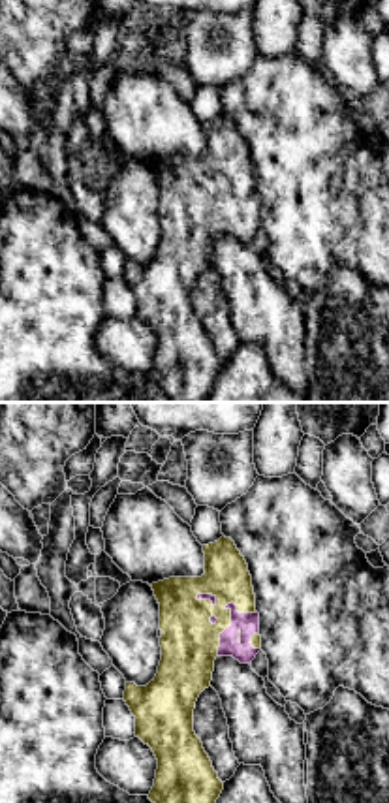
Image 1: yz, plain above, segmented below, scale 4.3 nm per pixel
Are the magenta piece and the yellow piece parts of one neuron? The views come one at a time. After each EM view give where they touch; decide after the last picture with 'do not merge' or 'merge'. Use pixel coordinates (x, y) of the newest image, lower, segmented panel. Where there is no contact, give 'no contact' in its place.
meets magenta at (232, 615)

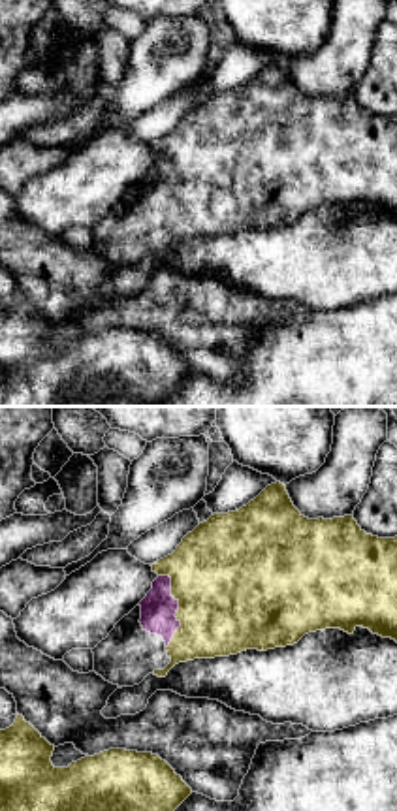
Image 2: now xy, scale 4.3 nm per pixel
meets magenta at (177, 608)

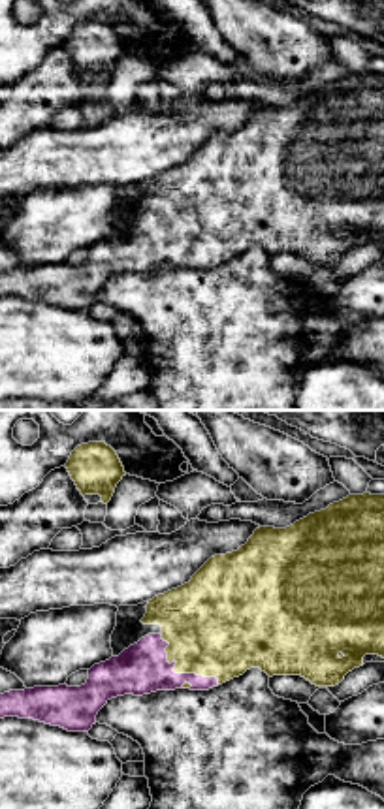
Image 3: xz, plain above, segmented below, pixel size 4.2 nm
meets magenta at (179, 674)

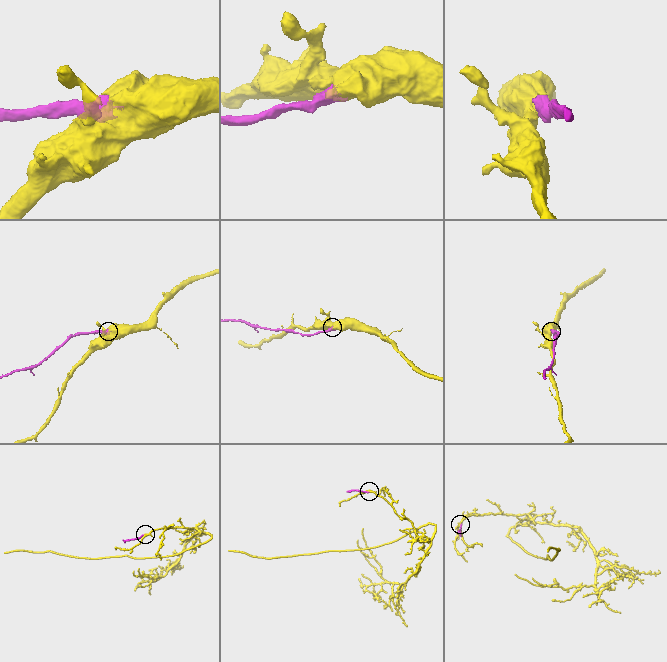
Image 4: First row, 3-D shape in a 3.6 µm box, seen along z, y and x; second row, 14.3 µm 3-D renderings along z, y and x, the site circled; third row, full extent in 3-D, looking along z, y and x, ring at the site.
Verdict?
merge

